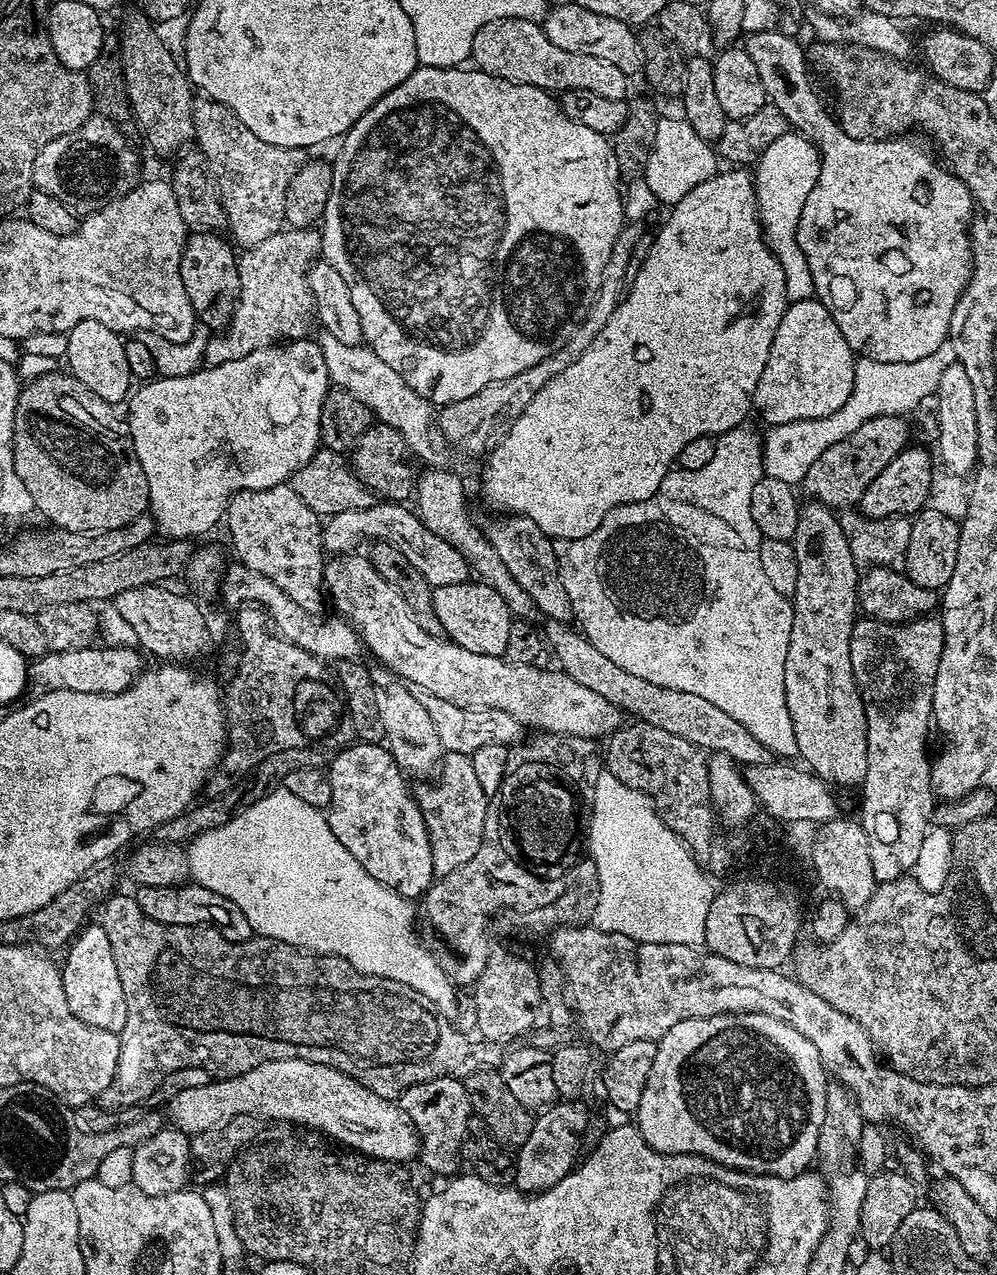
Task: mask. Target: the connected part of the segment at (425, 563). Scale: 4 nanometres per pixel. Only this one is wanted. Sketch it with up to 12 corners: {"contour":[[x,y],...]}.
{"contour":[[374,502],[329,516],[324,551],[392,544],[433,588],[470,576],[468,560],[411,507]]}

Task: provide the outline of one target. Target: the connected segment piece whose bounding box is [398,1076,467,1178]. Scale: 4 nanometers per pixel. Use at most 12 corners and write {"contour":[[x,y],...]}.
{"contour":[[440,1076],[398,1103],[420,1137],[434,1175],[461,1171],[467,1122],[441,1103]]}

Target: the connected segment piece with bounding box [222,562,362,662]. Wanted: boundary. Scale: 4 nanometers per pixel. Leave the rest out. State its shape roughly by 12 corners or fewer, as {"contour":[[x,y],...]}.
{"contour":[[227,565],[228,604],[259,606],[285,640],[319,660],[354,660],[349,621],[302,610],[266,574]]}

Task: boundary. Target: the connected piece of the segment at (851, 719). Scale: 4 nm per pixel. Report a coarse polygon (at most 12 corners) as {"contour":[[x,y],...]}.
{"contour":[[801,503],[786,706],[799,759],[863,785],[850,666],[861,573],[839,515]]}

